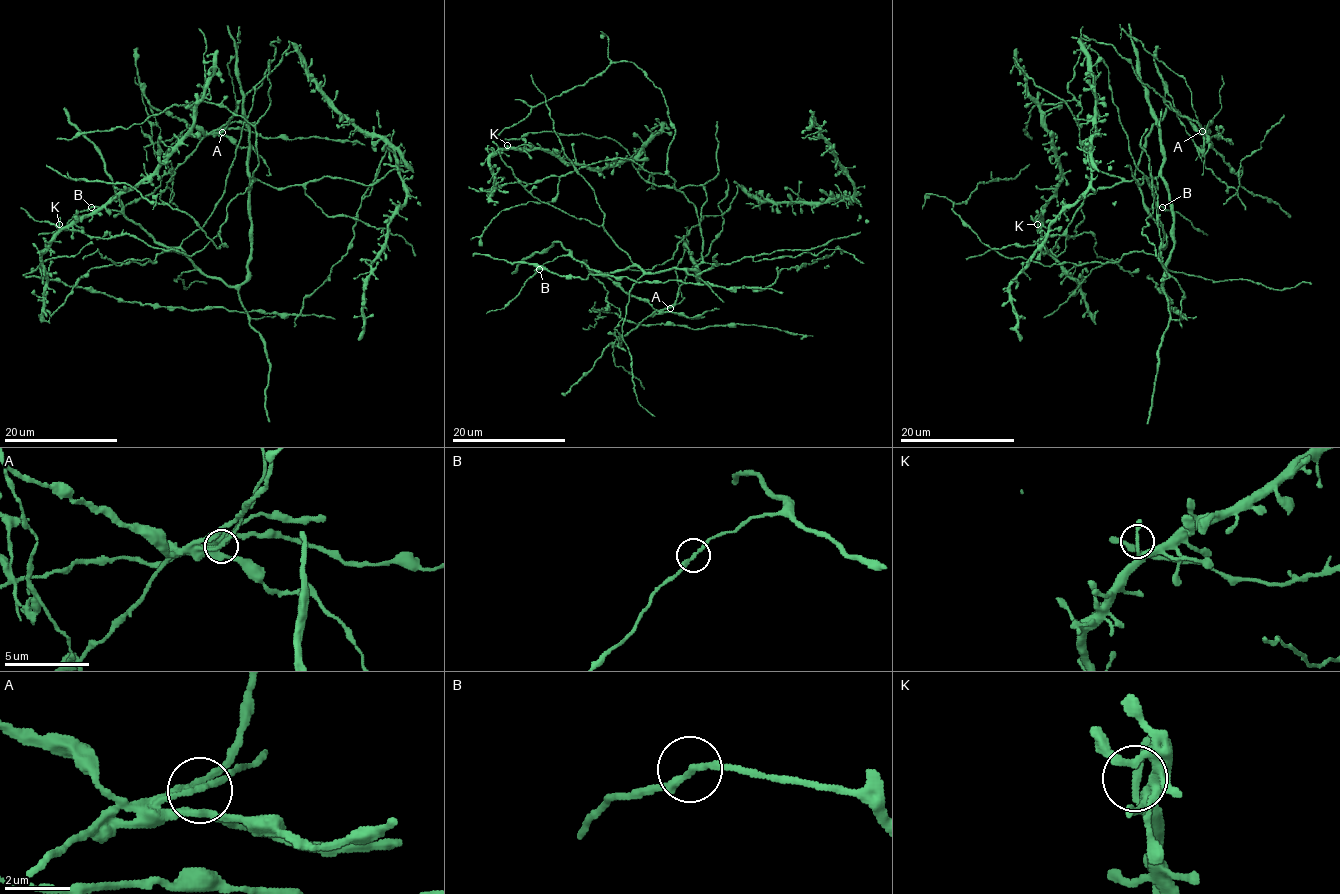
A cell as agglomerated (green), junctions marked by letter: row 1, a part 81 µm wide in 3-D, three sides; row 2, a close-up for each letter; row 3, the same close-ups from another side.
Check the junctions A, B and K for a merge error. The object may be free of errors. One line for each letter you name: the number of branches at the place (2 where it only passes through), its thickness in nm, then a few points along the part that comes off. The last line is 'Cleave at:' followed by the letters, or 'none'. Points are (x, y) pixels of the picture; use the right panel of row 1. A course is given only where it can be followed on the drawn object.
A: Branches: 2. Thickness 170 nm
Cleave at: A

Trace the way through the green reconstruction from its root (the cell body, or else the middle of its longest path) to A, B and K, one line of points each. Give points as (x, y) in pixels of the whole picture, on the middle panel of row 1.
A: (698, 276), (698, 280), (683, 239), (685, 246), (676, 274), (684, 298), (670, 308)
B: (698, 276), (688, 268), (646, 273), (636, 266), (596, 273), (569, 256), (558, 256), (538, 268)
K: (698, 276), (704, 186), (649, 184), (637, 169), (642, 151), (586, 168), (544, 150), (507, 145)

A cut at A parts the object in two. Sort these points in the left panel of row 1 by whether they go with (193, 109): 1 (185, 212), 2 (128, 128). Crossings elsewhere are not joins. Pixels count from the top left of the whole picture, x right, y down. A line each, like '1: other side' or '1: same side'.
1: same side
2: same side

